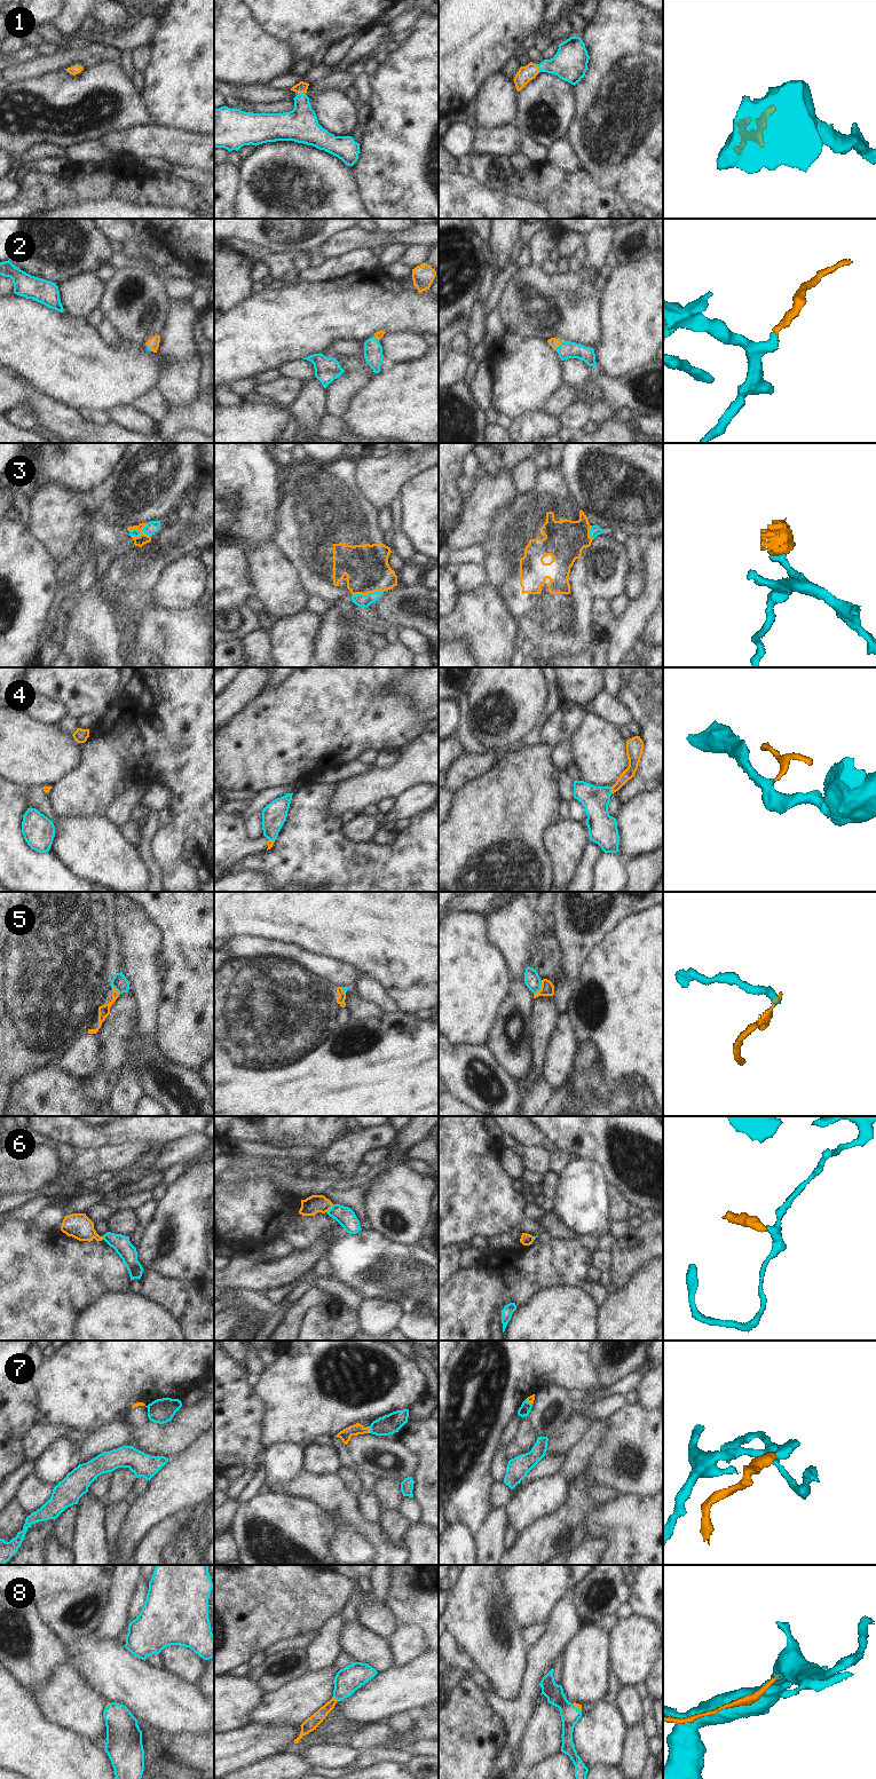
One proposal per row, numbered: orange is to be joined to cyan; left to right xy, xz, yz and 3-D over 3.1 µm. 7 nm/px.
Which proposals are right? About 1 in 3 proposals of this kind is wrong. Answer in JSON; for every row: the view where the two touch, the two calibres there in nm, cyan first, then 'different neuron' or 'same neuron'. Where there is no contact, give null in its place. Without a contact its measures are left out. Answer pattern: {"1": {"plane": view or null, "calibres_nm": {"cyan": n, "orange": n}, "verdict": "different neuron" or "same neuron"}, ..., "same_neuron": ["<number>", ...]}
{"1": {"plane": "xz", "calibres_nm": {"cyan": 240, "orange": 80}, "verdict": "same neuron"}, "2": {"plane": "yz", "calibres_nm": {"cyan": 120, "orange": 70}, "verdict": "same neuron"}, "3": {"plane": "xz", "calibres_nm": {"cyan": 90, "orange": 300}, "verdict": "different neuron"}, "4": {"plane": "yz", "calibres_nm": {"cyan": 190, "orange": 80}, "verdict": "same neuron"}, "5": {"plane": "yz", "calibres_nm": {"cyan": 110, "orange": 100}, "verdict": "different neuron"}, "6": {"plane": "xz", "calibres_nm": {"cyan": 140, "orange": 130}, "verdict": "different neuron"}, "7": {"plane": "xz", "calibres_nm": {"cyan": 140, "orange": 80}, "verdict": "different neuron"}, "8": {"plane": "xz", "calibres_nm": {"cyan": 180, "orange": 90}, "verdict": "same neuron"}, "same_neuron": ["1", "2", "4", "8"]}

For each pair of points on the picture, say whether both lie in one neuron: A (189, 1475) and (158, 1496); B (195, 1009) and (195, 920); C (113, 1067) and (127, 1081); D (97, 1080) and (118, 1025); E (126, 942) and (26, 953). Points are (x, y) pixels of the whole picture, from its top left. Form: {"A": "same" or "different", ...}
{"A": "same", "B": "same", "C": "different", "D": "same", "E": "different"}

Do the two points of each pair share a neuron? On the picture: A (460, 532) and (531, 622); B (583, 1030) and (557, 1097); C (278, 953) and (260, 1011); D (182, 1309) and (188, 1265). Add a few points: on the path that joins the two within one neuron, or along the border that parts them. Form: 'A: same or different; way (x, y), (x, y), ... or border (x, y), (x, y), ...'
A: different; border (496, 521), (490, 537), (482, 544)
B: different; border (579, 1043), (593, 1043), (601, 1059)
C: different; border (251, 957), (275, 956), (291, 959), (302, 967)
D: different; border (159, 1275), (166, 1279), (198, 1282)

